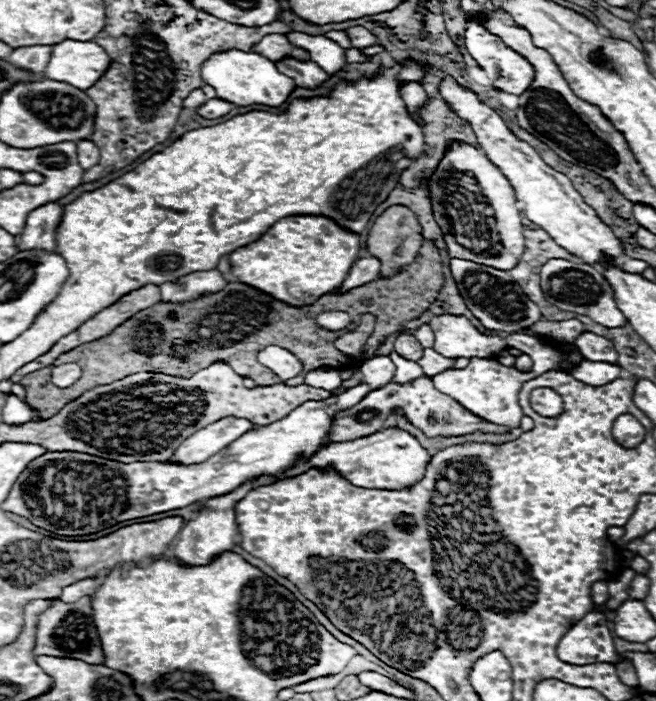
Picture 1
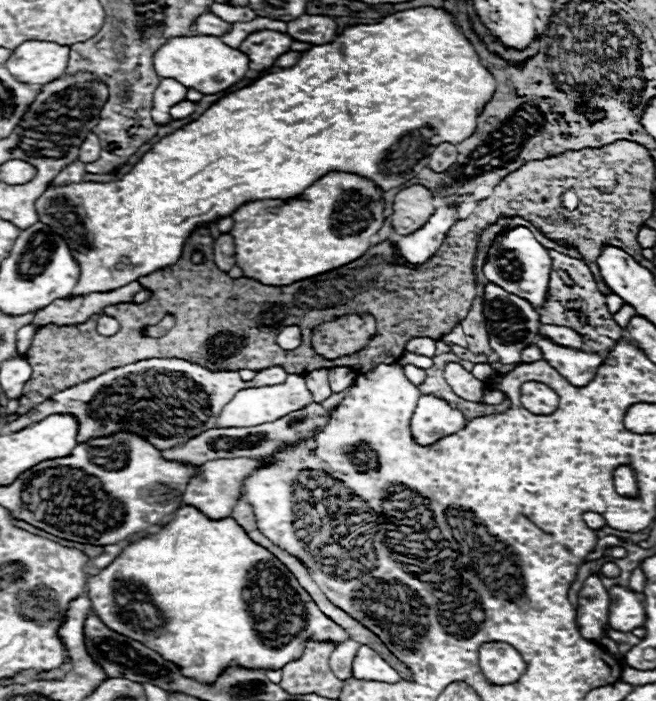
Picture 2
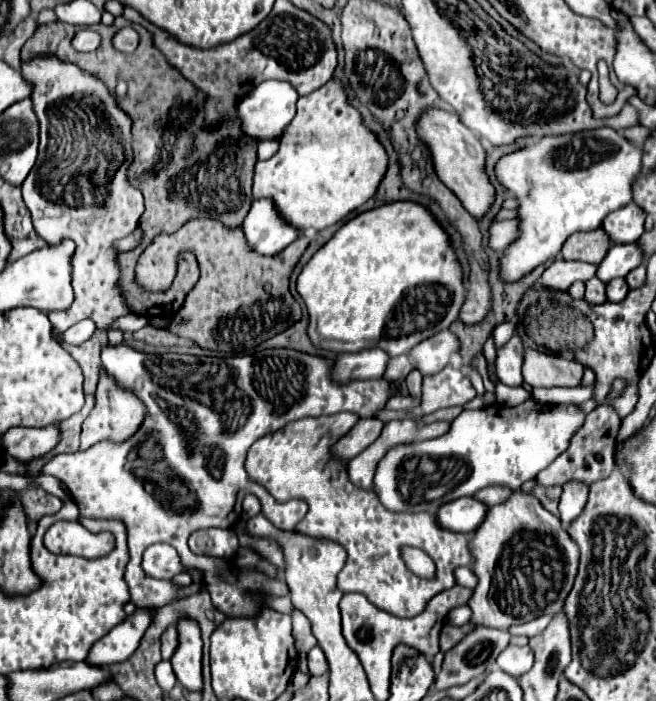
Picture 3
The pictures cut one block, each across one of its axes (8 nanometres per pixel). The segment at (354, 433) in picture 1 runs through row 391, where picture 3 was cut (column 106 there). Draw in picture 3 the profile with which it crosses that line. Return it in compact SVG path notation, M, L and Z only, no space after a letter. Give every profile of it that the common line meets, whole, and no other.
M100 370L100 382L98 382L98 390L96 390L96 406L82 424L80 448L86 450L92 444L106 440L106 438L110 438L112 442L120 442L122 438L130 438L130 434L140 426L144 412L146 412L146 408L142 406L142 402L138 402L130 392L116 386L114 380L104 370Z

